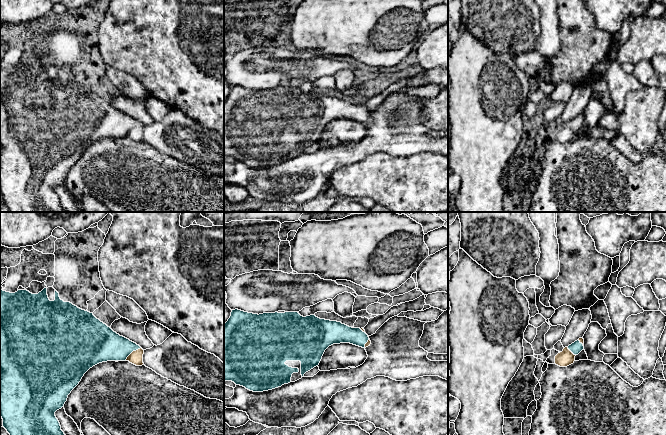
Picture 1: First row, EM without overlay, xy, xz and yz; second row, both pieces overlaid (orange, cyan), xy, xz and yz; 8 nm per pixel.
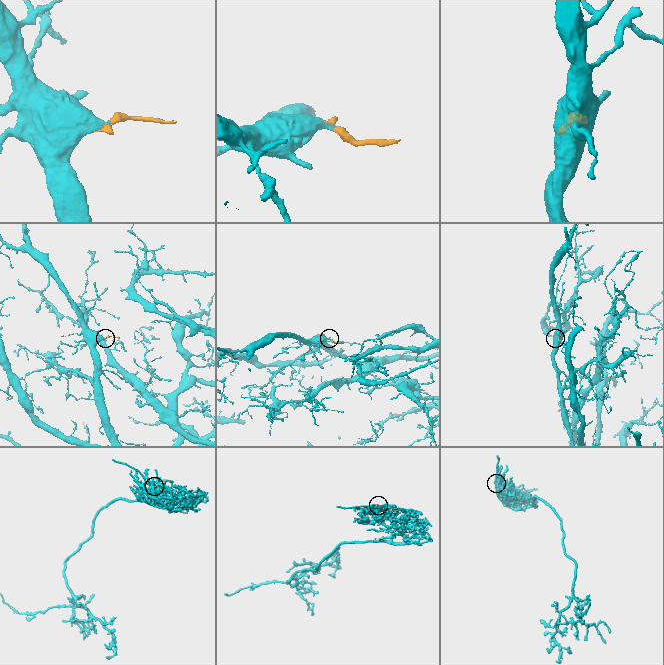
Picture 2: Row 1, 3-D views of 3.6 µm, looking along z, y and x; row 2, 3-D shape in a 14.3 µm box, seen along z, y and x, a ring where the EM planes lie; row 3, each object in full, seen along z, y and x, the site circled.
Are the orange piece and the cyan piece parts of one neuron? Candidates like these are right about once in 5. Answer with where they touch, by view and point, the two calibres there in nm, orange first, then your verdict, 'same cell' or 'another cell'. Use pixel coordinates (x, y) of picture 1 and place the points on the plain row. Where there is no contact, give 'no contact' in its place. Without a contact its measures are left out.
xy (132, 128) | 110/280 nm | same cell

